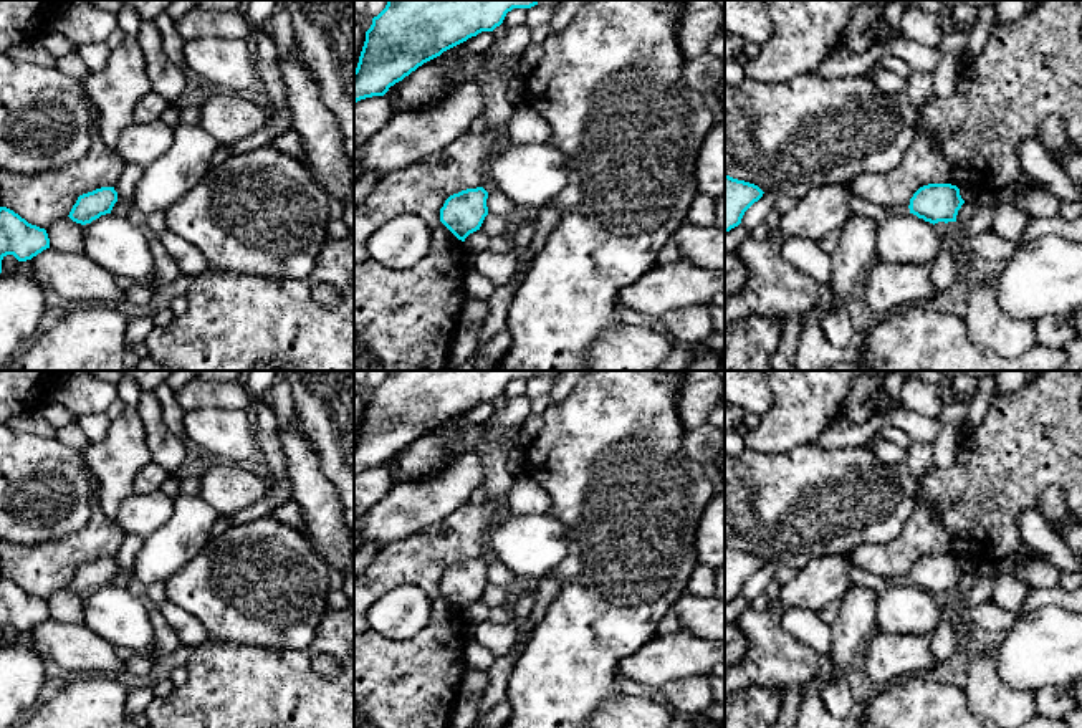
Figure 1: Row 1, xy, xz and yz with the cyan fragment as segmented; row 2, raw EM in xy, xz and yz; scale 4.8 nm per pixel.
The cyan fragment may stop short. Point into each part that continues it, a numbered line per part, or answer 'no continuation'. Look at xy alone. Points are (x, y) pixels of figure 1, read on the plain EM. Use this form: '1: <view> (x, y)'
no continuation

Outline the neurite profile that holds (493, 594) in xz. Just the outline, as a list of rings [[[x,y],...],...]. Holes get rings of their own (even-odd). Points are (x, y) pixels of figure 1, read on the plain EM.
[[[516,576],[510,586],[488,584],[480,597],[480,602],[490,609],[503,606],[508,599],[519,599],[528,589],[523,584],[523,577]]]

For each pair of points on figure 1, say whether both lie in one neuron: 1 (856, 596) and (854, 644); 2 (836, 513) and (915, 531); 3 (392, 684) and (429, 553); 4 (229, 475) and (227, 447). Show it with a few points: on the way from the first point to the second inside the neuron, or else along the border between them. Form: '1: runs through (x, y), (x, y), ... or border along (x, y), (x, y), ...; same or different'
1: runs through (856, 608), (854, 632); same
2: border along (919, 500), (917, 510), (892, 540), (867, 543); different
3: runs through (426, 651), (439, 637), (439, 603), (430, 586); same
4: border along (220, 460), (257, 467); different

